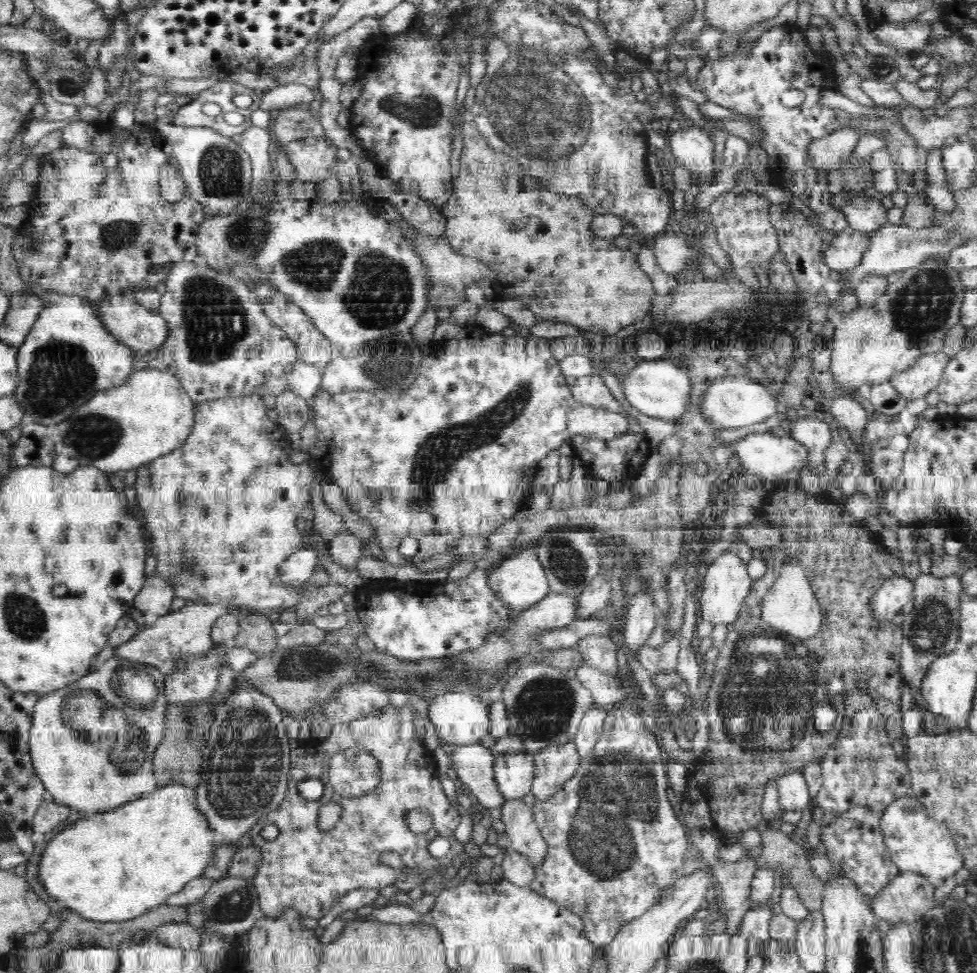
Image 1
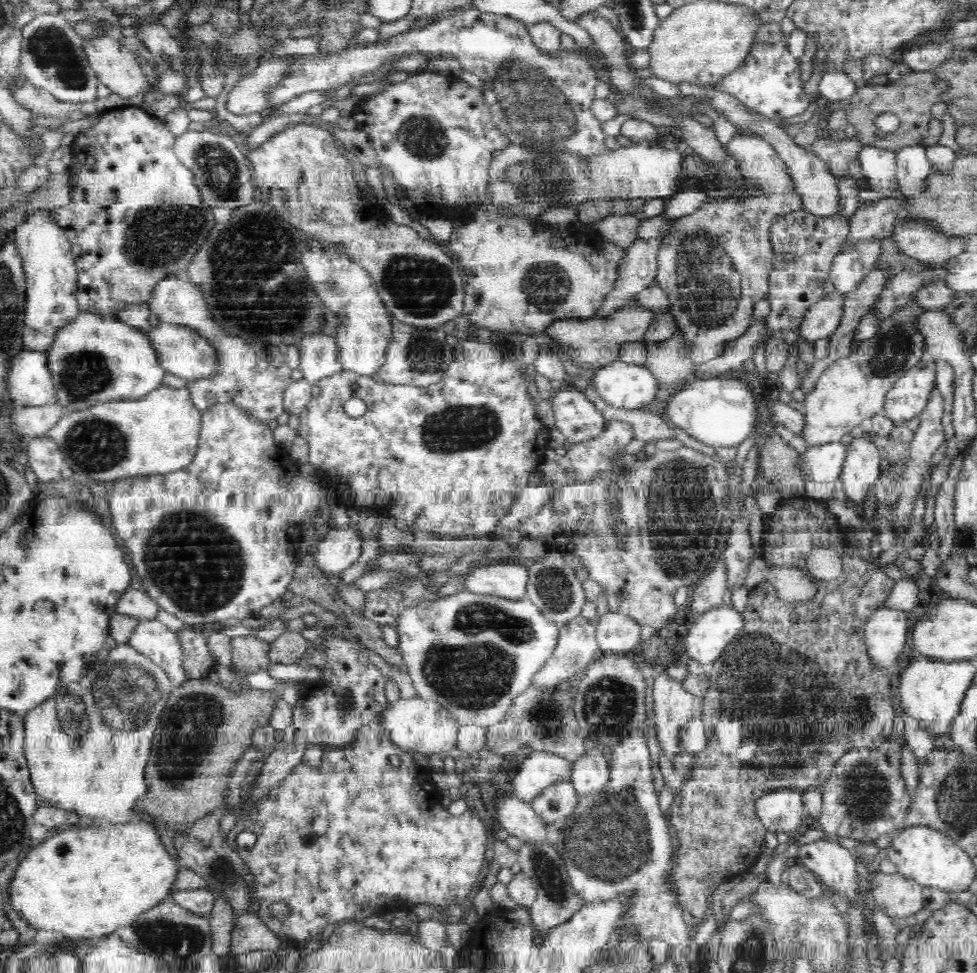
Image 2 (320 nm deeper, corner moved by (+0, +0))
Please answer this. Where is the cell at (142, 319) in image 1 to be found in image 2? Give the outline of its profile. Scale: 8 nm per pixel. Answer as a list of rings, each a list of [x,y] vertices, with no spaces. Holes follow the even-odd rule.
[[[160,321],[156,328],[152,328],[148,332],[148,340],[151,341],[152,348],[154,348],[159,367],[167,373],[188,381],[216,374],[215,352],[212,345],[196,331],[181,325]]]

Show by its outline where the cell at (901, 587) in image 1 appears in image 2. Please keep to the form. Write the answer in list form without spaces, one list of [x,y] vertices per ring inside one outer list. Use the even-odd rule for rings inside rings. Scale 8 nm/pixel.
[[[883,605],[868,616],[864,626],[865,645],[874,668],[894,669],[898,656],[906,648],[908,620],[913,616],[913,612],[892,610]]]

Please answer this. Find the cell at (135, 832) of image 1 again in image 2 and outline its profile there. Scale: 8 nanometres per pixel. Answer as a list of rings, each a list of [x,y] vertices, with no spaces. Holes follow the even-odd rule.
[[[148,822],[116,825],[96,823],[85,828],[72,826],[72,830],[59,832],[41,844],[32,845],[13,874],[8,896],[10,906],[30,927],[38,931],[60,932],[69,940],[90,939],[94,942],[115,933],[144,911],[169,898],[176,872],[176,862],[164,852],[154,826]]]

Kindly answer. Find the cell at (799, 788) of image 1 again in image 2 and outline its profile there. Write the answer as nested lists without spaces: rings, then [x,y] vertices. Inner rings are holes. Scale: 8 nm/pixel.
[[[790,788],[767,793],[756,802],[762,825],[771,833],[792,833],[806,819],[802,793]]]

